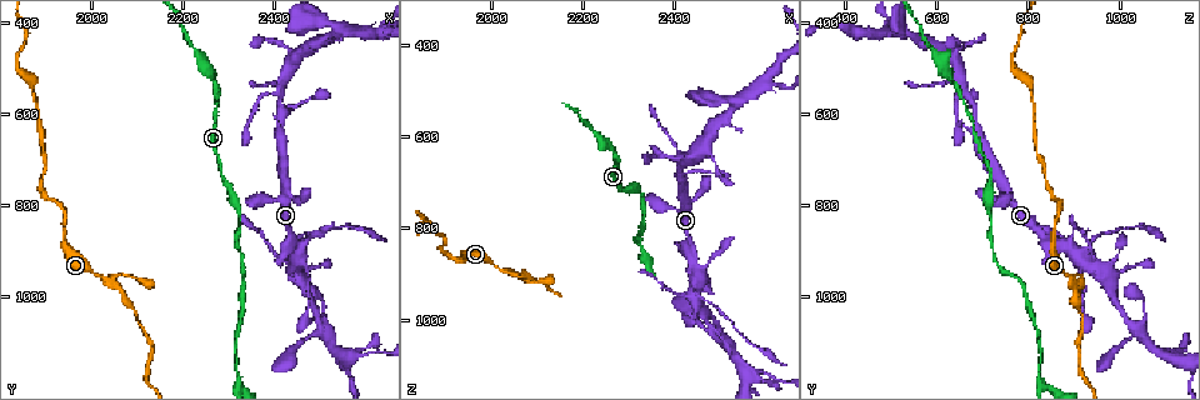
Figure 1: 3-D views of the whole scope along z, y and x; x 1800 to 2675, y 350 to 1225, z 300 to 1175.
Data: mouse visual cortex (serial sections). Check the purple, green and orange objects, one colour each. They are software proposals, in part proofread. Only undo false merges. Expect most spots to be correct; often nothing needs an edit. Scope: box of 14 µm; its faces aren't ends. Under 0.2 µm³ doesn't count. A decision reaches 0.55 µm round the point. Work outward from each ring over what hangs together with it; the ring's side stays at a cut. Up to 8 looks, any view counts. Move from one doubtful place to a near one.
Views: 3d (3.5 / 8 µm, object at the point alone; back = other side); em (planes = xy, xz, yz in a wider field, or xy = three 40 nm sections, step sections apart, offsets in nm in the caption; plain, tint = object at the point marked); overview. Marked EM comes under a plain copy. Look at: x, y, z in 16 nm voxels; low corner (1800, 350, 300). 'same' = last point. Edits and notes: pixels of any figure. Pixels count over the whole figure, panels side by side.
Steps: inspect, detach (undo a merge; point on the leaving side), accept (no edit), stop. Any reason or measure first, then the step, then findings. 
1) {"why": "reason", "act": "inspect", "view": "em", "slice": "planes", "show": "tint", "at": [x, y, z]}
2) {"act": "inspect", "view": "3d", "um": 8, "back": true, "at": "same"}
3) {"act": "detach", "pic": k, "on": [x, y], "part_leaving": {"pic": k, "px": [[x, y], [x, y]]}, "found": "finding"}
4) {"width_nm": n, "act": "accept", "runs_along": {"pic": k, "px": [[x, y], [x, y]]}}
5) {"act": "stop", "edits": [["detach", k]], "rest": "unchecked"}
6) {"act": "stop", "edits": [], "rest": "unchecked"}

{"why": "abrupt turn", "act": "inspect", "view": "3d", "um": 3.5, "at": [2320, 1180, 825]}

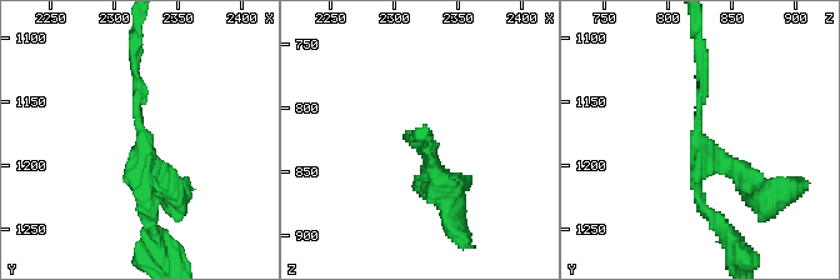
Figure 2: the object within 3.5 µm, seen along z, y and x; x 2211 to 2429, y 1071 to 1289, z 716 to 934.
{"act": "inspect", "view": "em", "slice": "xy", "step": 2, "show": "tint", "at": [2322, 1184, 824]}

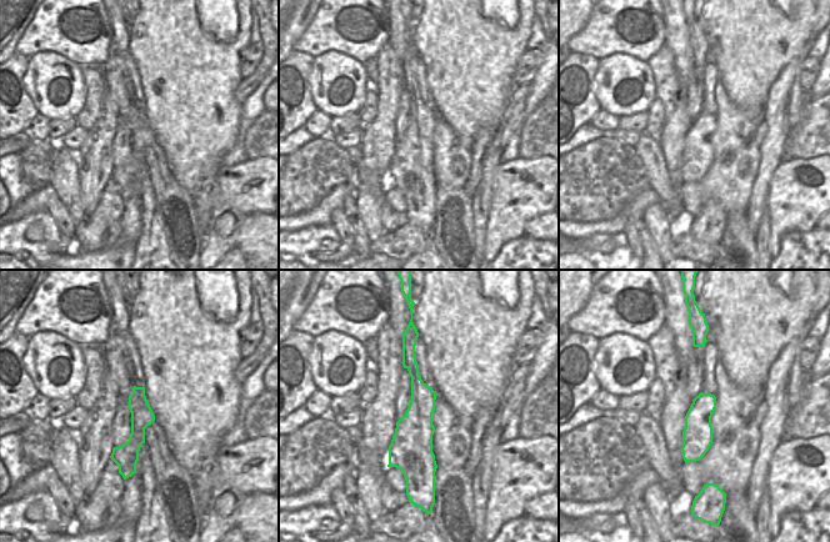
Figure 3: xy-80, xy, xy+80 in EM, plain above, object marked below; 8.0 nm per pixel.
{"width_nm": 320, "act": "accept", "runs_along": {"pic": 2, "px": [[704, 63], [698, 146], [755, 189]]}, "found": "one cell here"}

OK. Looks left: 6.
{"why": "sharp bend", "act": "inspect", "view": "3d", "um": 3.5, "at": [2505, 1080, 1040]}

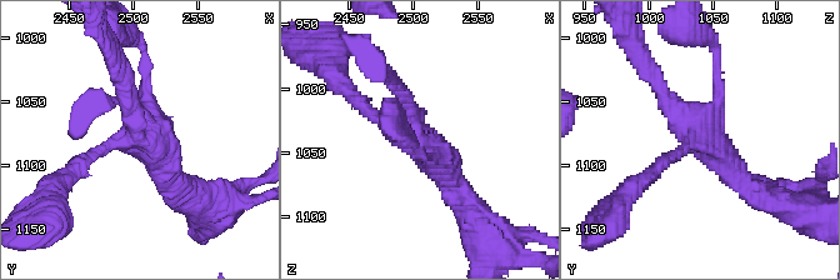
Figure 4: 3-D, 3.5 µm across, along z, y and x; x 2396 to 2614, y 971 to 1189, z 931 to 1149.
{"why": "now the EM", "act": "inspect", "view": "em", "slice": "xy", "step": 1, "show": "tint", "at": [2502, 1076, 1036]}

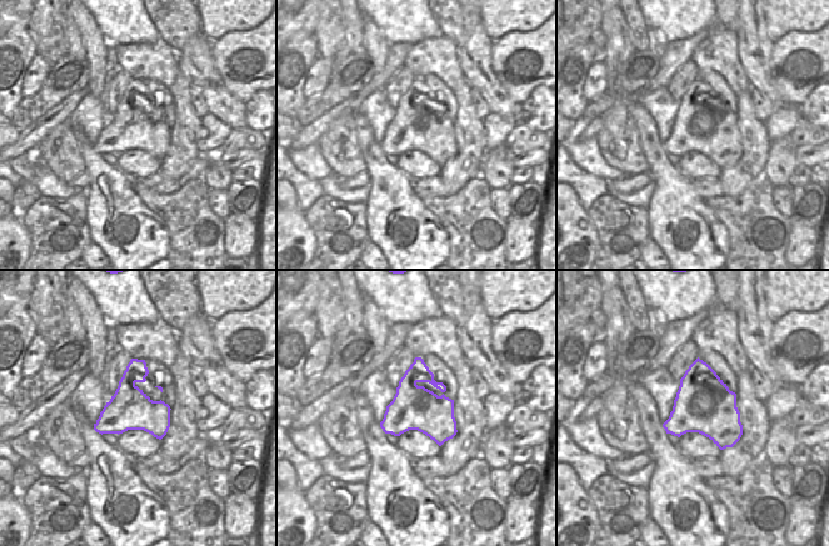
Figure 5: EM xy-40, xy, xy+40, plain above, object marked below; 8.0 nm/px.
{"act": "accept", "runs_along": {"pic": 4, "px": [[650, 68], [675, 114], [746, 186]]}, "found": "all the same cell"}

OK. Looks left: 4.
{"why": "arms part here", "act": "inspect", "view": "3d", "um": 3.5, "at": [2570, 1135, 1120]}

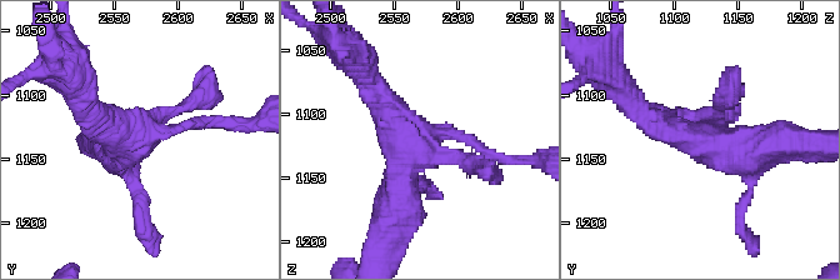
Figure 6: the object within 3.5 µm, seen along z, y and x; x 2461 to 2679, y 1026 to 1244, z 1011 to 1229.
{"why": "need the tissue", "act": "inspect", "view": "em", "slice": "xy", "step": 2, "show": "tint", "at": [2564, 1134, 1116]}

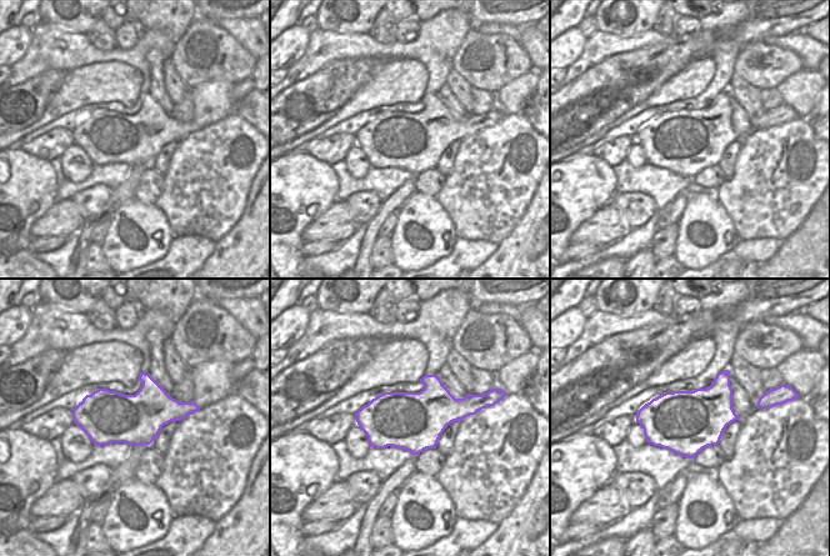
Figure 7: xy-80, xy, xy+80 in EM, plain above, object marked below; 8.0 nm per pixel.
{"act": "accept", "runs_along": {"pic": 6, "px": [[640, 111], [740, 146], [753, 181]]}, "found": "continuous, no second cell"}

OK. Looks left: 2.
{"act": "stop", "edits": [], "rest": "unchecked"}

